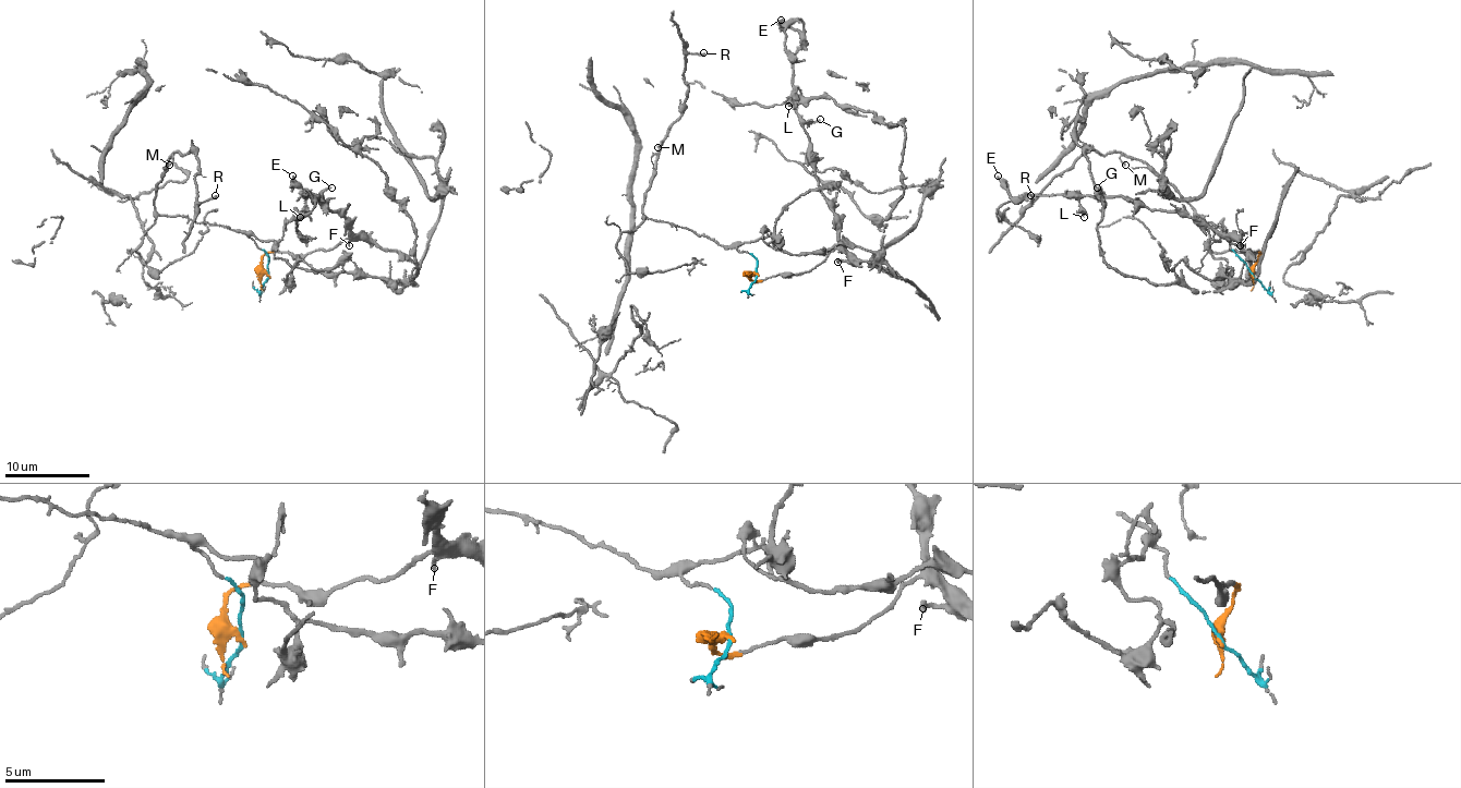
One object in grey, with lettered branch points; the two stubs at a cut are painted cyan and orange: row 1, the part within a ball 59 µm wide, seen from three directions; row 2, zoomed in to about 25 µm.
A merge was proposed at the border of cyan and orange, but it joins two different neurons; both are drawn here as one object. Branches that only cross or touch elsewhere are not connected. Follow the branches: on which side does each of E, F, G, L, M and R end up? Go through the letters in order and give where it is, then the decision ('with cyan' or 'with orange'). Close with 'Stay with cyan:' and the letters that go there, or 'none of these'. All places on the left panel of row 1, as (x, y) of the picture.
E: place (292, 176); with orange
F: place (349, 245); with orange
G: place (331, 188); with orange
L: place (300, 217); with orange
M: place (169, 165); with cyan
R: place (215, 195); with cyan
Stay with cyan: M, R

